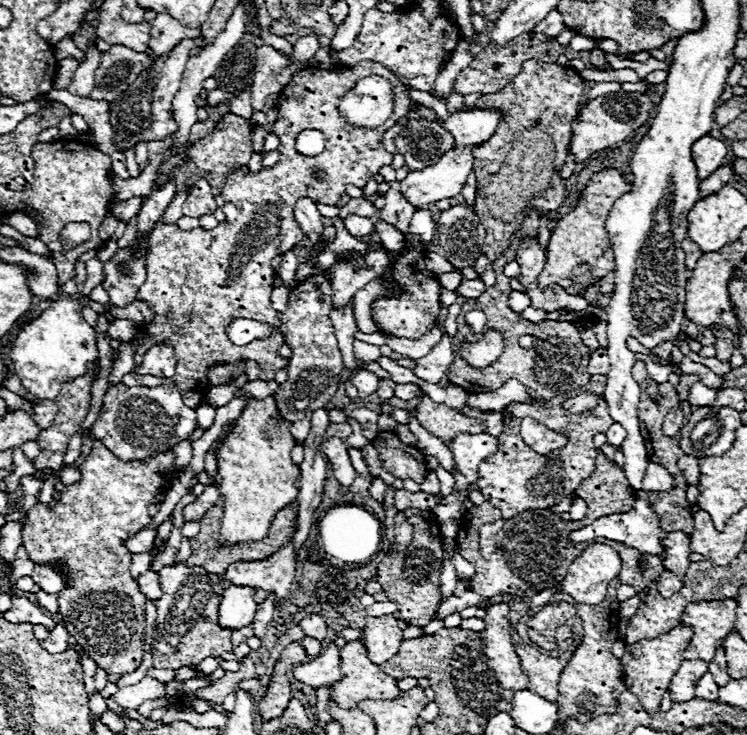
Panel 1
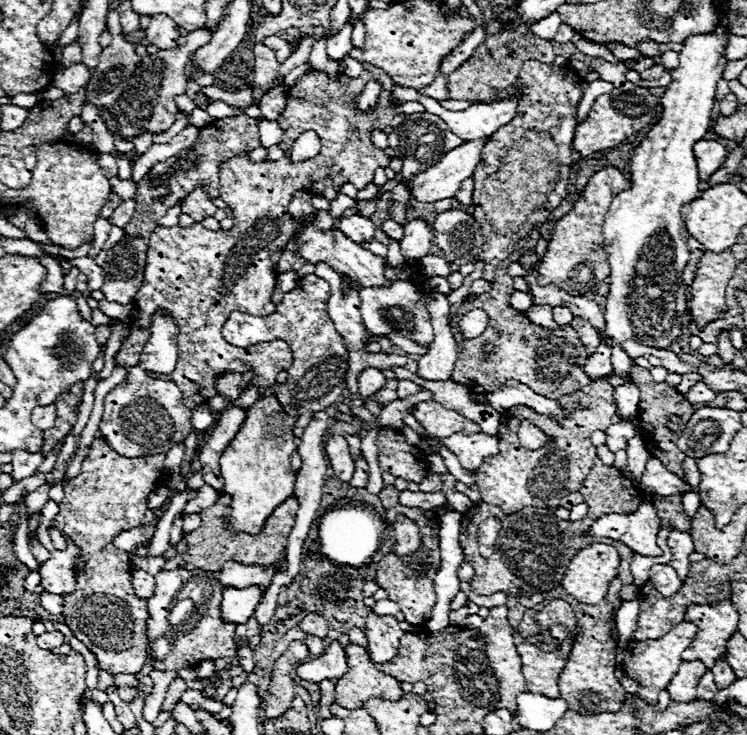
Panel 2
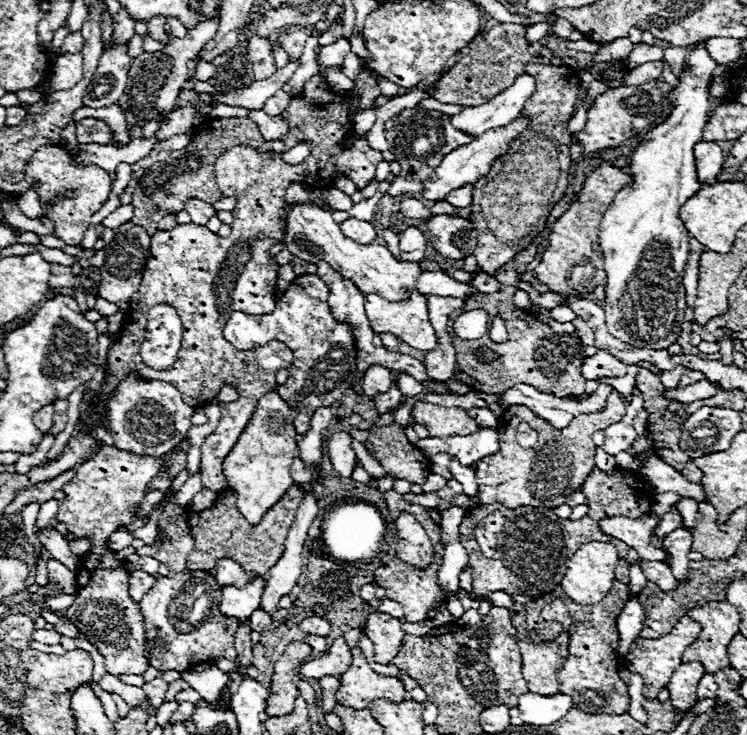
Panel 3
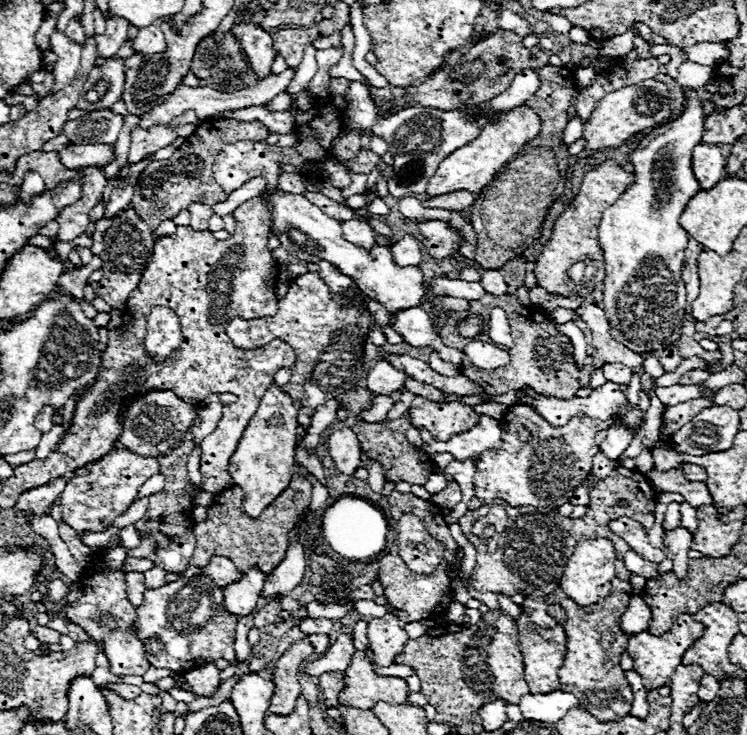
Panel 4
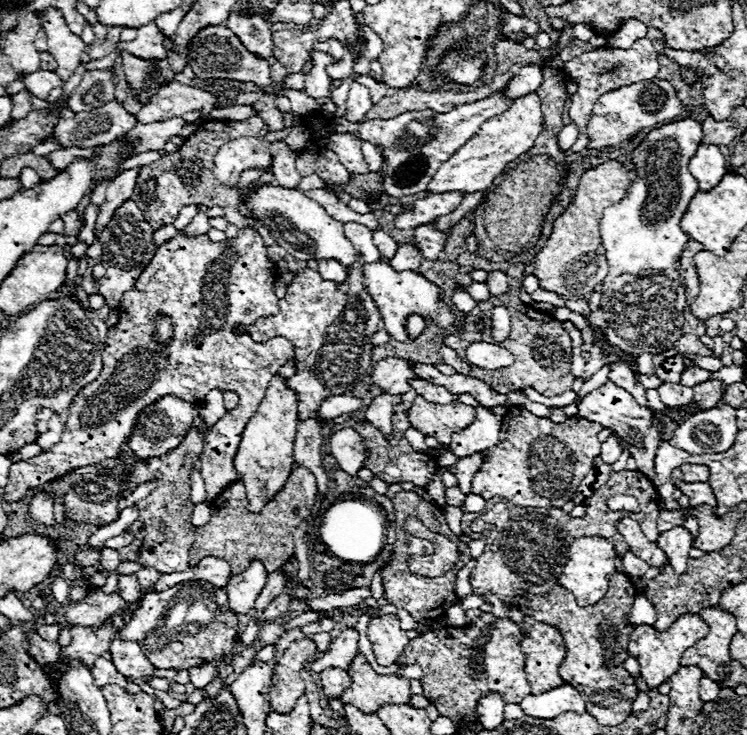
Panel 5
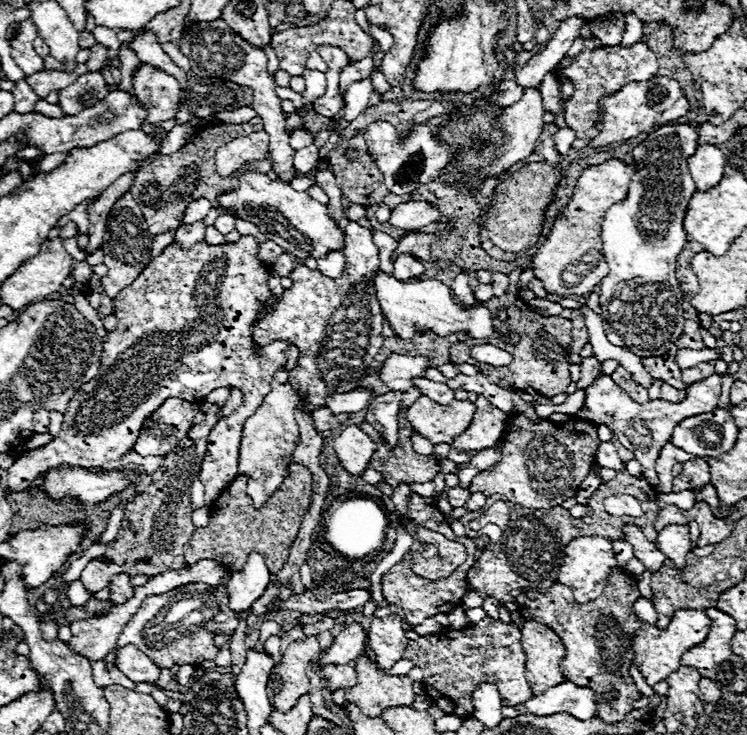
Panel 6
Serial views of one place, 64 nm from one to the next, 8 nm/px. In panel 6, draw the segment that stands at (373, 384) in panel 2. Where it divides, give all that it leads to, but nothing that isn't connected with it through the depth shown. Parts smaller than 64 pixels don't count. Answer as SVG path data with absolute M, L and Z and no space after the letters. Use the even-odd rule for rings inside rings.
M392 354L384 360L380 368L380 380L392 390L392 392L406 392L412 388L412 378L418 378L424 374L424 368L428 368L430 362L422 356L400 356Z

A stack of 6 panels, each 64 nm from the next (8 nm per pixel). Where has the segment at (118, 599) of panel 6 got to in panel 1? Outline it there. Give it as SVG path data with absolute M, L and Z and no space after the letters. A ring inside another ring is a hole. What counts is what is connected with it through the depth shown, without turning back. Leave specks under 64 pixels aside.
M148 570L146 574L142 574L138 578L138 586L140 586L140 592L144 592L144 596L154 598L154 600L162 598L162 594L164 594L160 588L160 574L154 570Z

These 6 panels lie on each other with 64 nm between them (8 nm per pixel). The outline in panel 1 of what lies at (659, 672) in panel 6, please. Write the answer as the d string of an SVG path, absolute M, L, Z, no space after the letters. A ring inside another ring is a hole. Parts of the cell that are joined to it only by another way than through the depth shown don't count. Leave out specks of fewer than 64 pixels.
M680 624L680 626L672 628L668 634L662 634L654 640L640 640L632 646L626 646L624 656L620 658L620 664L626 674L626 686L632 694L636 694L636 698L640 700L642 708L648 714L656 714L660 710L662 694L668 690L670 680L682 662L682 652L688 648L692 636L694 636L692 628Z

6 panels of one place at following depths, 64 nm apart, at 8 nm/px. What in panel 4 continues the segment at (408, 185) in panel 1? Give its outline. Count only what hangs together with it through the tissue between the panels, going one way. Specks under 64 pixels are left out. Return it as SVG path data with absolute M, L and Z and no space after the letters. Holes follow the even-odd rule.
M522 104L518 110L510 112L504 120L500 120L500 124L484 126L480 136L476 140L472 140L472 144L466 144L466 146L458 148L456 152L452 152L450 156L446 156L440 162L440 168L436 170L432 180L428 180L426 194L430 198L434 198L434 196L442 196L442 194L448 194L454 190L468 190L472 194L480 192L480 188L484 188L494 178L498 168L502 168L506 160L510 160L514 154L518 154L520 148L524 146L524 142L532 140L538 134L538 130L540 130L538 116L526 104Z

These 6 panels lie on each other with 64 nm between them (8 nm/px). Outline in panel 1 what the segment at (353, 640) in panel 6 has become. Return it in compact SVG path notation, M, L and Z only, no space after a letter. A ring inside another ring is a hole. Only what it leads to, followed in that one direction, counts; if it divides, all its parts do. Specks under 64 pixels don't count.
M330 642L328 648L316 660L296 666L292 674L296 680L312 688L332 686L334 682L340 682L344 678L340 670L340 650Z

